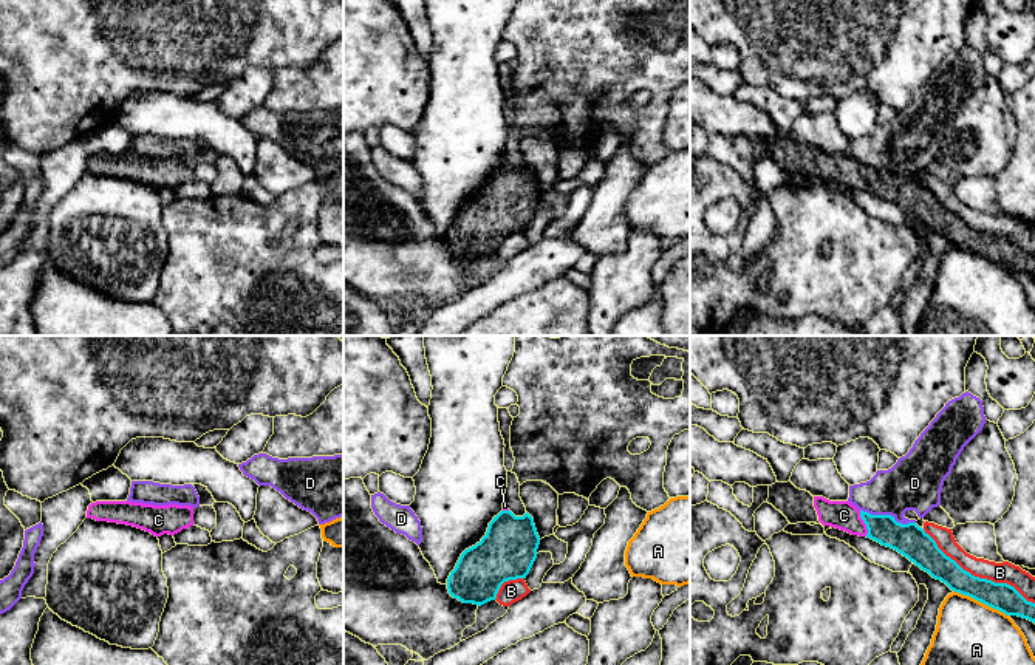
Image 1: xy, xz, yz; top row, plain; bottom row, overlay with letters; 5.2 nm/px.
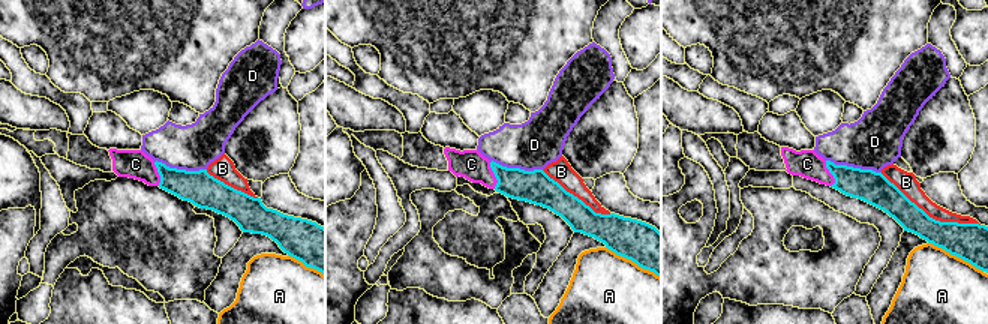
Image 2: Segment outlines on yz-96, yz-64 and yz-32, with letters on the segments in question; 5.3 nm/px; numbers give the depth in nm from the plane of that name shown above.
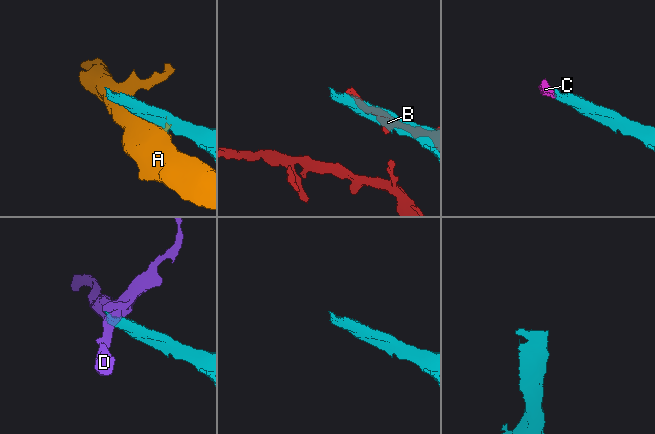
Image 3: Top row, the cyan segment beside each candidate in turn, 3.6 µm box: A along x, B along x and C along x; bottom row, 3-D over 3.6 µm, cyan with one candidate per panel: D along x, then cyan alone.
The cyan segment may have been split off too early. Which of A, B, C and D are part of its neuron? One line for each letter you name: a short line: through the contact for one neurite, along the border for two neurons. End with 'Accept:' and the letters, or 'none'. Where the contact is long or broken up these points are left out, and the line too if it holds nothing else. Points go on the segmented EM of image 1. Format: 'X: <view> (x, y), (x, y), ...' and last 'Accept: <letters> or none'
C: yz (908, 538), (864, 521), (853, 521), (843, 515)
Accept: C

